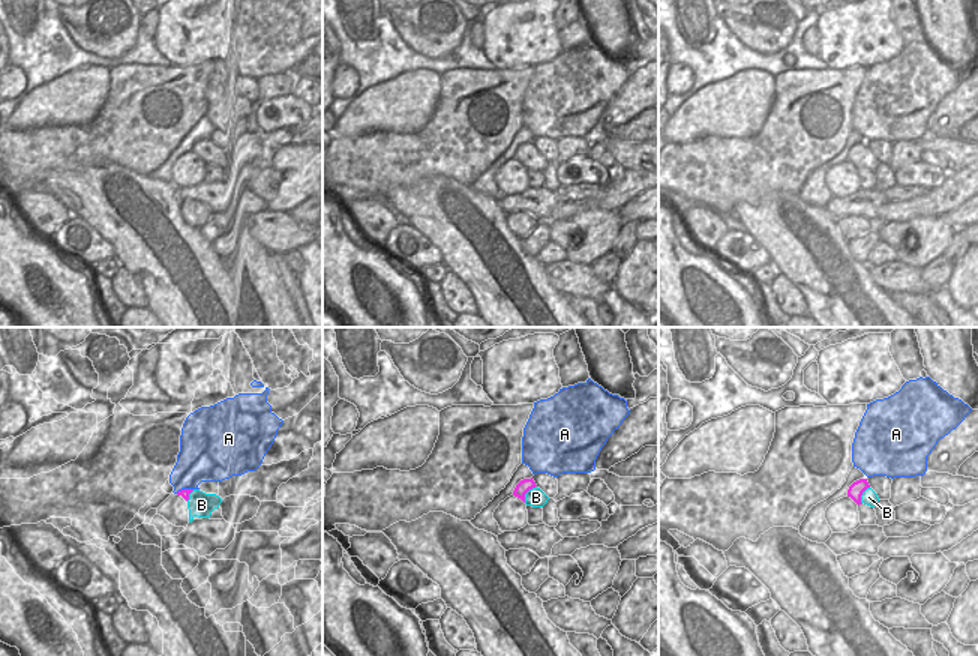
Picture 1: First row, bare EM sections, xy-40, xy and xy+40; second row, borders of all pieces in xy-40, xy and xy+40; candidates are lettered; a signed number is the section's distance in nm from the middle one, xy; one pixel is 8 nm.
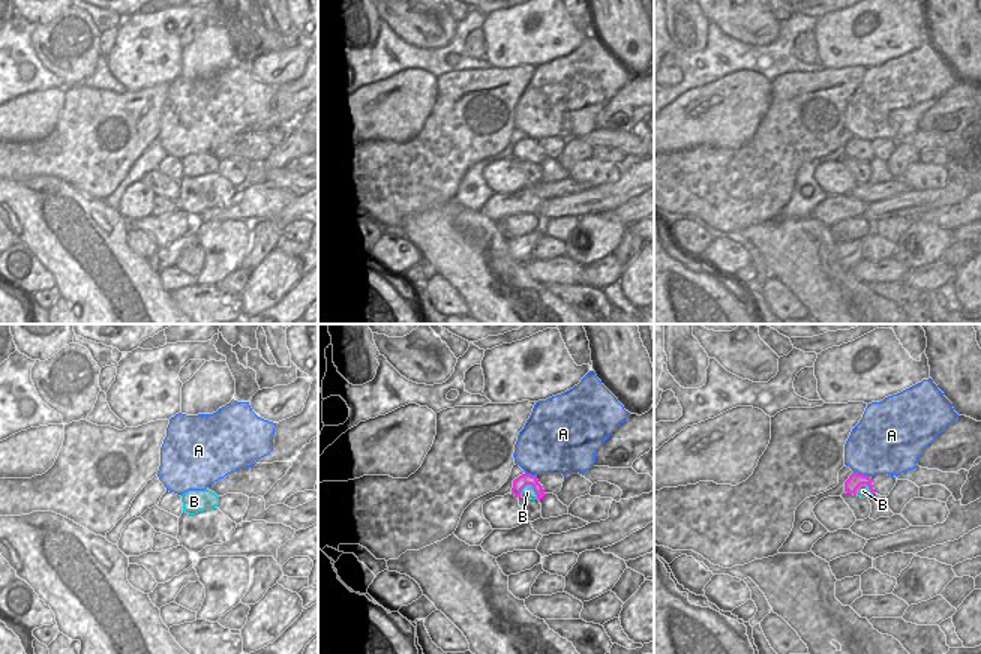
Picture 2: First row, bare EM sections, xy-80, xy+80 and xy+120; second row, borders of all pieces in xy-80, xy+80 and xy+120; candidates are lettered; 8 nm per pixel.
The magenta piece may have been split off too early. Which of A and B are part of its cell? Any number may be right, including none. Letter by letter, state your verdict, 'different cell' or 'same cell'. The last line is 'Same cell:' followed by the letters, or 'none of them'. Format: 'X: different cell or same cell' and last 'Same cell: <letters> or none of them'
A: different cell
B: different cell
Same cell: none of them

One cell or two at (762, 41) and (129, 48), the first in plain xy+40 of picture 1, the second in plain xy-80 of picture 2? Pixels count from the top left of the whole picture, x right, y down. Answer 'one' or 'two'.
two

